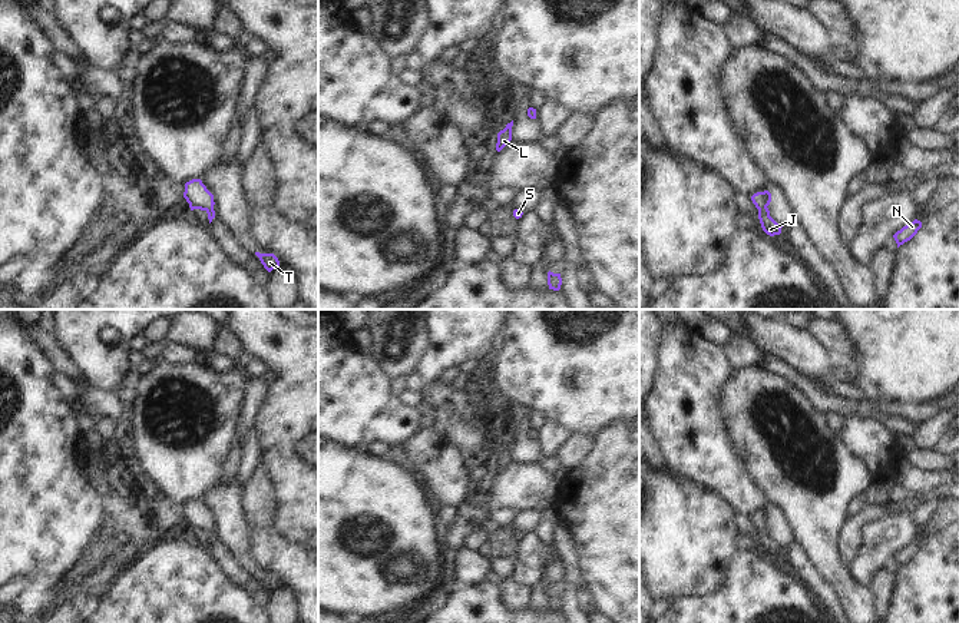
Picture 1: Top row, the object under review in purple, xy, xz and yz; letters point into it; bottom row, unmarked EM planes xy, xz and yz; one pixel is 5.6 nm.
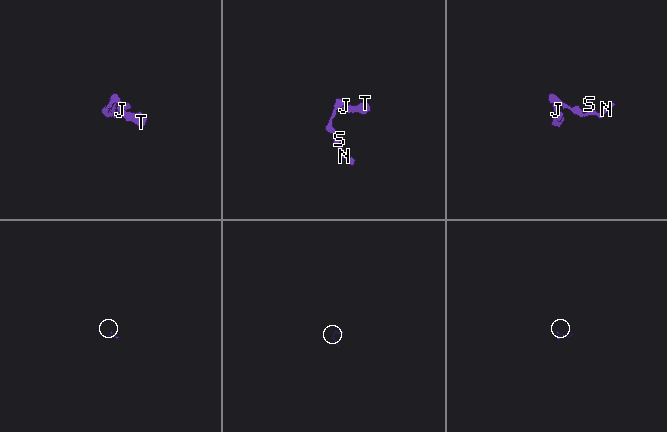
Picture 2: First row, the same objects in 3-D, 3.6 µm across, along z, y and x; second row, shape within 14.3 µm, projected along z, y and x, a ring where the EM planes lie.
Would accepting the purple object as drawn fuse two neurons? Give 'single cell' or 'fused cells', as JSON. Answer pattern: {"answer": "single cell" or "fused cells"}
{"answer": "single cell"}

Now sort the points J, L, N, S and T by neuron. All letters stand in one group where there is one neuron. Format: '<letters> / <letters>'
J L N S T

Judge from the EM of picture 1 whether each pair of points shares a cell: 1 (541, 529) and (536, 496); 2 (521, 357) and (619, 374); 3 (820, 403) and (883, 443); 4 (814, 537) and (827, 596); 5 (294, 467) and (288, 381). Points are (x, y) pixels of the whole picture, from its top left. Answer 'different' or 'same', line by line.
1: different
2: same
3: different
4: different
5: same

